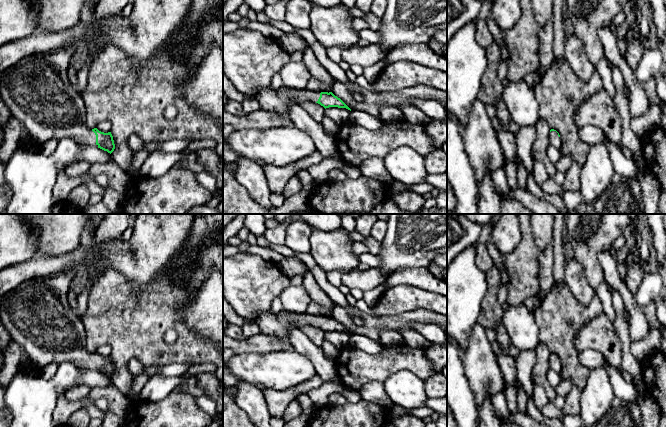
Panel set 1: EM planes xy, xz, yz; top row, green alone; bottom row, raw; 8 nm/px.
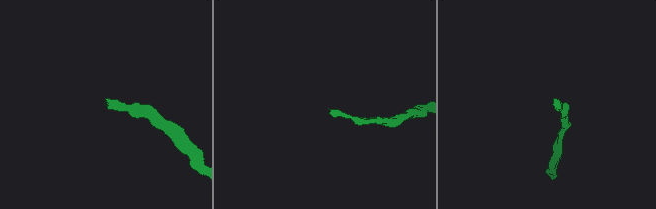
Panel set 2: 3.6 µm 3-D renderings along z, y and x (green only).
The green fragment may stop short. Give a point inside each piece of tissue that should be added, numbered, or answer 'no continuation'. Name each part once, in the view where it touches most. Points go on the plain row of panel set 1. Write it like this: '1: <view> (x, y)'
1: xy (37, 315)

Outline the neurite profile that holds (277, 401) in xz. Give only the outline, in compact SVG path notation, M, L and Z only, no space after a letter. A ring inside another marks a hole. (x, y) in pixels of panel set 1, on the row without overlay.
M314 376L307 382L303 382L295 387L284 391L264 389L263 394L267 403L271 418L283 418L288 405L302 393L308 393L310 390L320 387L324 382Z

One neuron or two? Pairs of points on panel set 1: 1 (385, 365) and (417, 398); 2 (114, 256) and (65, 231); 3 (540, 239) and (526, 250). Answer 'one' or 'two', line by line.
1: two
2: two
3: two

